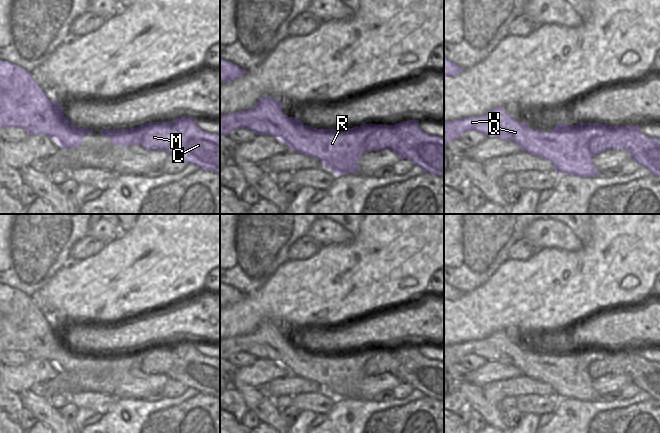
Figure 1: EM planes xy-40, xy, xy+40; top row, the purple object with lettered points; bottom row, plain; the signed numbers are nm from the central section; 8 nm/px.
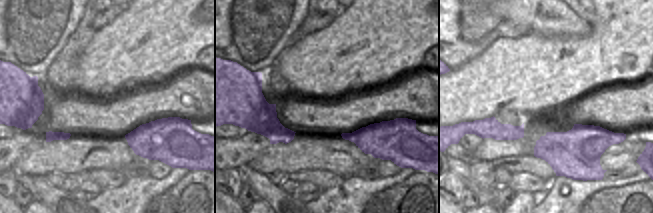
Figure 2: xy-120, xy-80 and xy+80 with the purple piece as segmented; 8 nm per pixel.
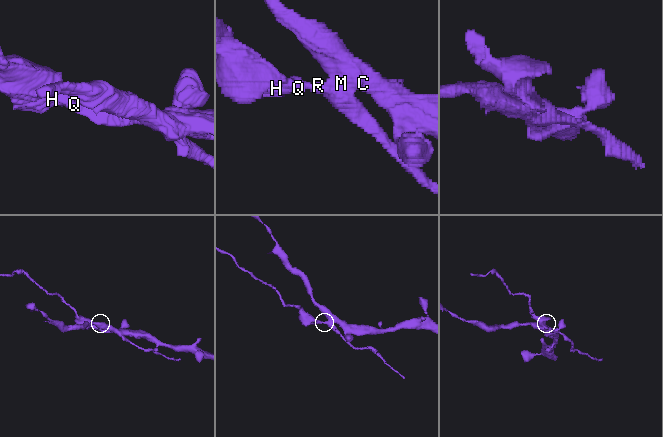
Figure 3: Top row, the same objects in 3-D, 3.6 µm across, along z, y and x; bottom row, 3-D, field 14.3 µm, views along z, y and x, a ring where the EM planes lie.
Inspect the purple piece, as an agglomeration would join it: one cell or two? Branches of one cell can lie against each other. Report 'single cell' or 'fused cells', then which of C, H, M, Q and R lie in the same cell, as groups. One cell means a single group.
fused cells; groups C M / H Q R

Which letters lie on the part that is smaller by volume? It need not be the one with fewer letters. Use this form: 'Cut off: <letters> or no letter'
Cut off: H, Q, R

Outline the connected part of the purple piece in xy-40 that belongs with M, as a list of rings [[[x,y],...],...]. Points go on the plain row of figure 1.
[[[185,340],[167,346],[149,346],[141,370],[146,375],[166,375],[184,385],[187,389],[196,389],[199,393],[220,398],[220,359],[202,355],[196,348],[196,342]]]

